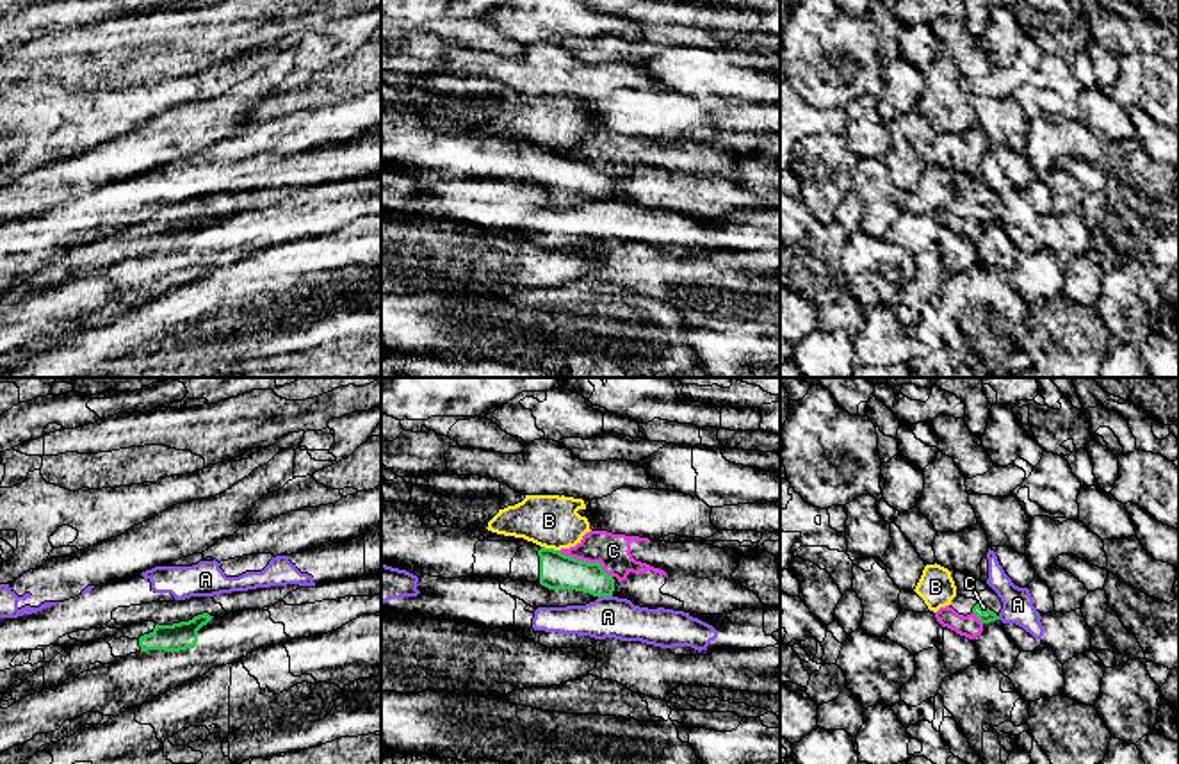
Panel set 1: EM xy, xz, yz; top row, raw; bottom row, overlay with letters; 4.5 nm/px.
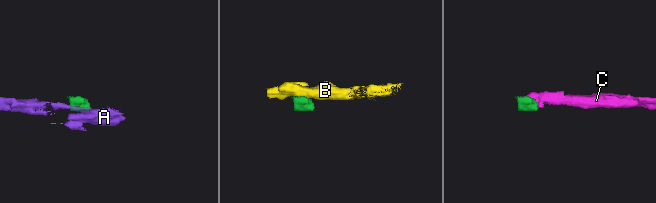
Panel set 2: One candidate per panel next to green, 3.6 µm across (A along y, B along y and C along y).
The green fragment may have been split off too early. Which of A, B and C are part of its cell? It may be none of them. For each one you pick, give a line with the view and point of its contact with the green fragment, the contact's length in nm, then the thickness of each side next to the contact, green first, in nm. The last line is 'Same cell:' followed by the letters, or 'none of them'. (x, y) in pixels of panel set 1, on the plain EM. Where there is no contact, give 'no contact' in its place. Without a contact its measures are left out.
Same cell: none of them

